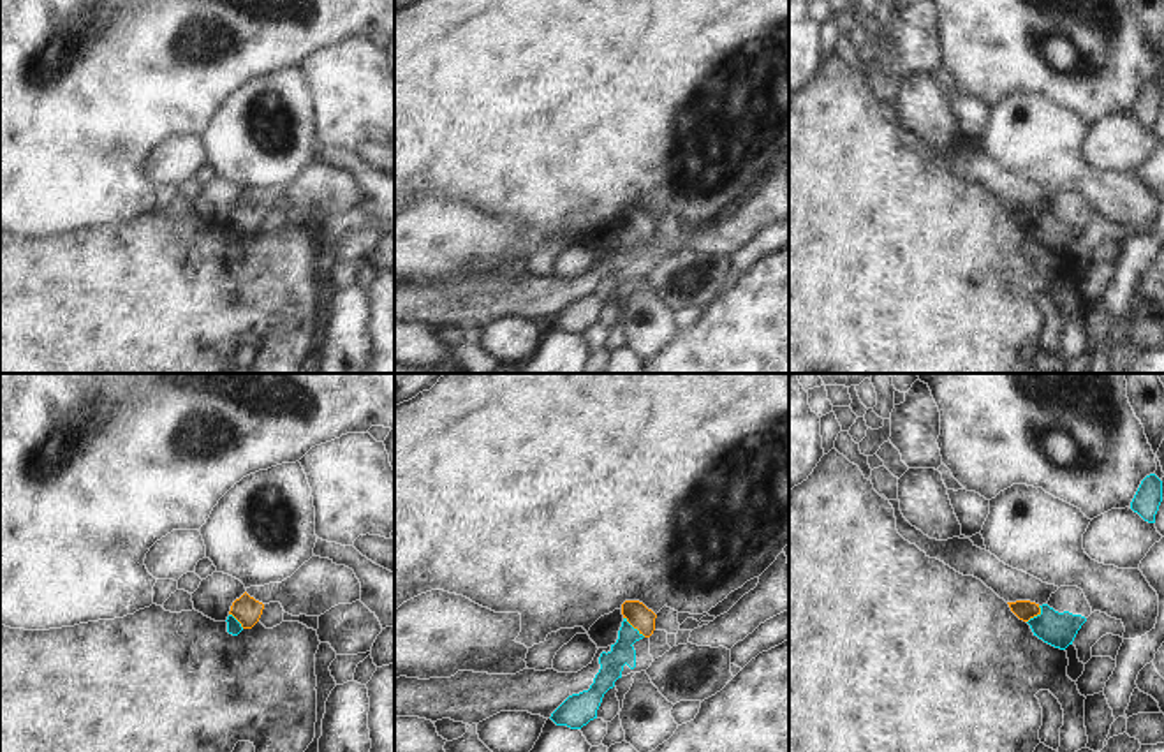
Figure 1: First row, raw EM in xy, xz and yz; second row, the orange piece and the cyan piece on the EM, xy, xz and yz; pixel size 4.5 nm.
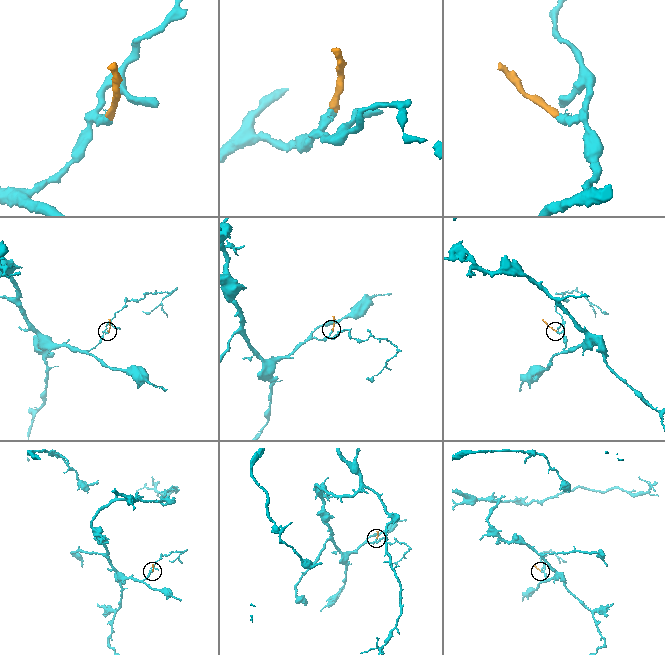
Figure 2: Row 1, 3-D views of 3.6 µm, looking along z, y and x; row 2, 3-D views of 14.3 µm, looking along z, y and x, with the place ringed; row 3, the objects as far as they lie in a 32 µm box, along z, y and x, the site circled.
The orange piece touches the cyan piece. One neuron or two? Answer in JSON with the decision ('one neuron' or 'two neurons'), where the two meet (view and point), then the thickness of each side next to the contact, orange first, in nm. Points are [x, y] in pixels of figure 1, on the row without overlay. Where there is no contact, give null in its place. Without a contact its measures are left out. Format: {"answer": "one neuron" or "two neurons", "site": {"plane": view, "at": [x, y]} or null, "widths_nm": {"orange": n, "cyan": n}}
{"answer": "one neuron", "site": {"plane": "xz", "at": [634, 233]}, "widths_nm": {"orange": 110, "cyan": 110}}

